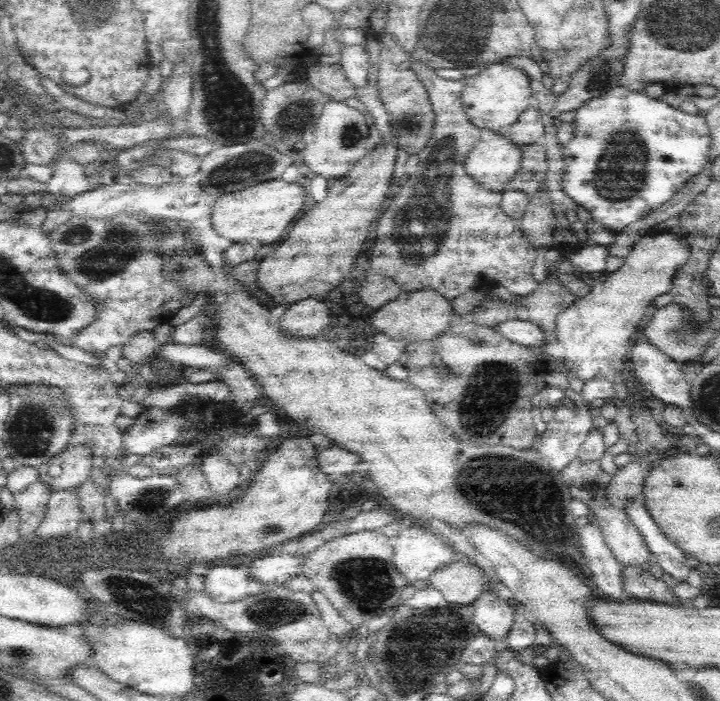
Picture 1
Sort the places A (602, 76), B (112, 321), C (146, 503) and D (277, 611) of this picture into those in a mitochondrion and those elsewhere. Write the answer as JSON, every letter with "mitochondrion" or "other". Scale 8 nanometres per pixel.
{"A":"mitochondrion","B":"other","C":"mitochondrion","D":"mitochondrion"}

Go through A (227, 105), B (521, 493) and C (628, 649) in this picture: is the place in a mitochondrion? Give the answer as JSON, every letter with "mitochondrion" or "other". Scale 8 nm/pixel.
{"A":"mitochondrion","B":"mitochondrion","C":"other"}

